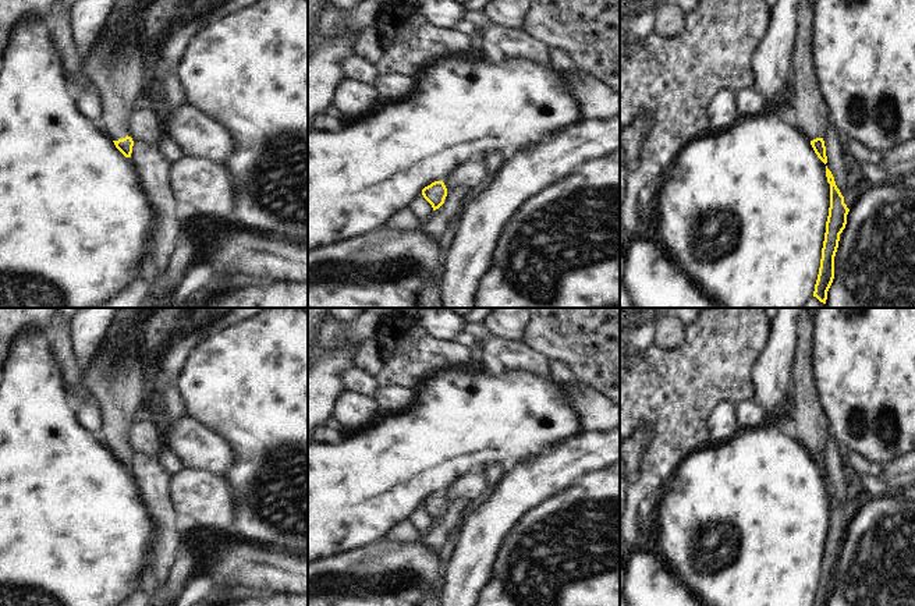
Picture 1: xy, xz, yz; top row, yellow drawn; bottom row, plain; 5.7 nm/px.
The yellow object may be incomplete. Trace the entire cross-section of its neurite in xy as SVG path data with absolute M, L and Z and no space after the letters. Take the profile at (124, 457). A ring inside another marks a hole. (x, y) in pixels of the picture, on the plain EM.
M117 308L113 320L104 334L100 351L92 364L84 371L82 384L97 400L102 414L102 430L99 440L109 447L116 460L131 469L134 453L127 446L127 432L134 421L135 411L143 407L146 400L149 371L139 359L136 343L136 322L142 308Z

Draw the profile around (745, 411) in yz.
M738 403L737 404L737 421L741 429L749 429L755 424L773 422L773 415L762 408L756 408L753 403Z

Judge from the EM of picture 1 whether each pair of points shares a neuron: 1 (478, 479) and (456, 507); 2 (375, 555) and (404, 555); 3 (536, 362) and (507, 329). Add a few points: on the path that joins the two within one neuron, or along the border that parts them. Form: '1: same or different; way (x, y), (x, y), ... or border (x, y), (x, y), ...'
1: different; border (468, 499), (451, 498), (447, 500)
2: same; way (382, 555), (397, 555)
3: different; border (493, 335), (502, 339), (520, 340)

